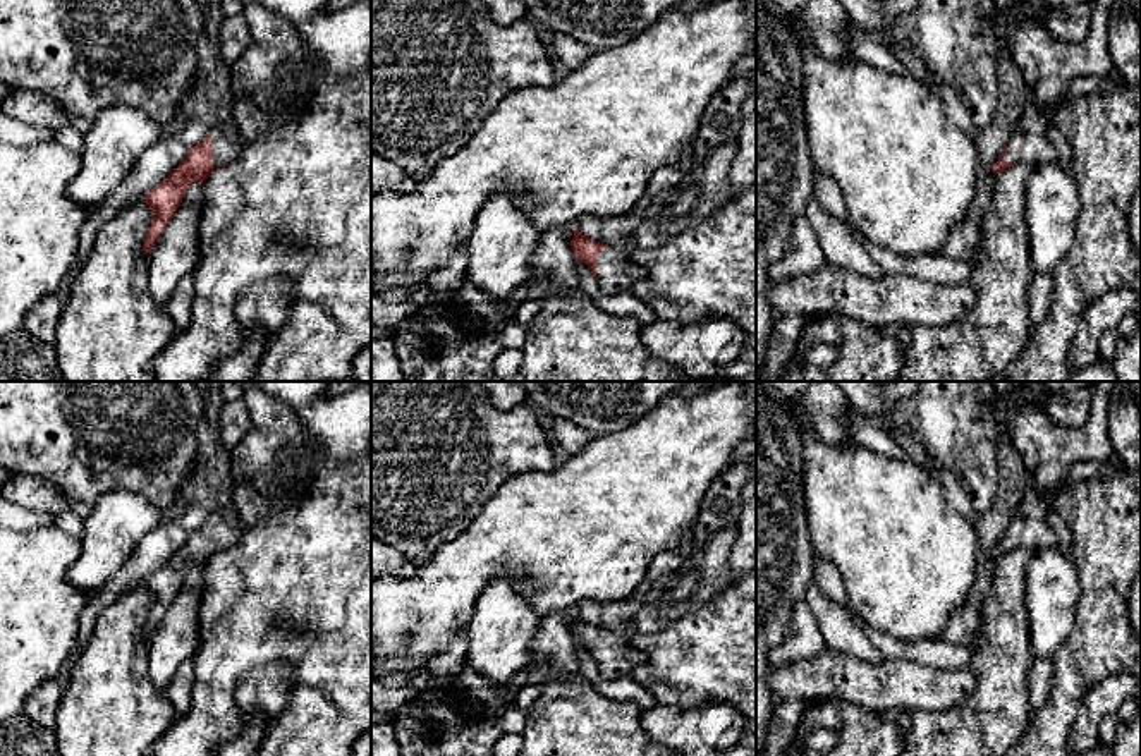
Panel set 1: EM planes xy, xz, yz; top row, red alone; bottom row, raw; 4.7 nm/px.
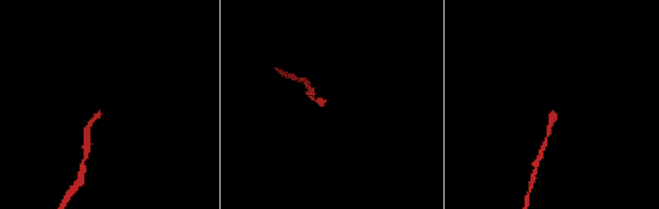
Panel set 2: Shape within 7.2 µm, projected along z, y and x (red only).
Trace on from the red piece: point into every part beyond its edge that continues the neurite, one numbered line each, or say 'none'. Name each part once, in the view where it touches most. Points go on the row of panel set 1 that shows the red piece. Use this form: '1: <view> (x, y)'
1: xz (616, 274)

